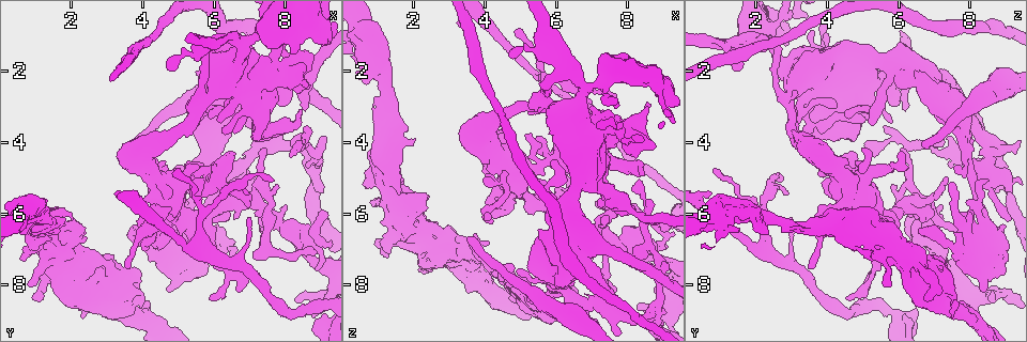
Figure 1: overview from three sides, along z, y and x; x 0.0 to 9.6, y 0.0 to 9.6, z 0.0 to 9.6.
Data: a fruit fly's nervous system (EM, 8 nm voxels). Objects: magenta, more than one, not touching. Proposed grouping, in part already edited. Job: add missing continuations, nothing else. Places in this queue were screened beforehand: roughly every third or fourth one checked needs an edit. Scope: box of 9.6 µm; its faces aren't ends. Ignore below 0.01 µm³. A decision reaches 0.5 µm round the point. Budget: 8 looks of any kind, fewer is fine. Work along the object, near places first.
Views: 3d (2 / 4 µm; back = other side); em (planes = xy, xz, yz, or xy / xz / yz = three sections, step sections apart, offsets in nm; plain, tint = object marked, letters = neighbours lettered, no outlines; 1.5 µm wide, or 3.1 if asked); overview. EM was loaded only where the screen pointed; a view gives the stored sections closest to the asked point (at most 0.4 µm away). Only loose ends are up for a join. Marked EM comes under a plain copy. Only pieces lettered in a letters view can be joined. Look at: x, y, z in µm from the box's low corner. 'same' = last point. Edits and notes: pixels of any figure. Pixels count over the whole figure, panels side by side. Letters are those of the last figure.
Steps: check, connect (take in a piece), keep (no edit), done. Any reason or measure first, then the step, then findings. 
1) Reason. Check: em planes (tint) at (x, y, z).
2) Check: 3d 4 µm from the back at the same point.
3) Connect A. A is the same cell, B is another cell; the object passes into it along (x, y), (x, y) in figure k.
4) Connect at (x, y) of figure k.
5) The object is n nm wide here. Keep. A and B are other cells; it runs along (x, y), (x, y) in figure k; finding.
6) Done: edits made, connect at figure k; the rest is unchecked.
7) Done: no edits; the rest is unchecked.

Thin end. Check: 3d 4 µm at (5.00, 4.75, 0.80).

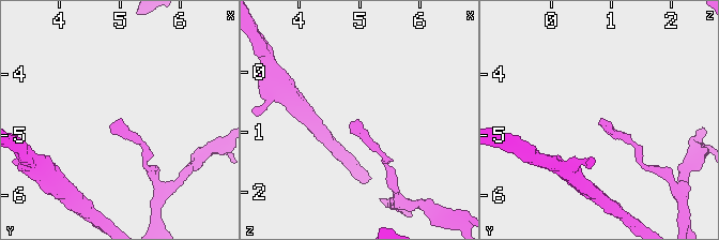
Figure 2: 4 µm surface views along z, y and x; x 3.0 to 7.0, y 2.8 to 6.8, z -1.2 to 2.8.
Need the tissue. Check: em planes (letters) at (5.00, 4.75, 0.90).

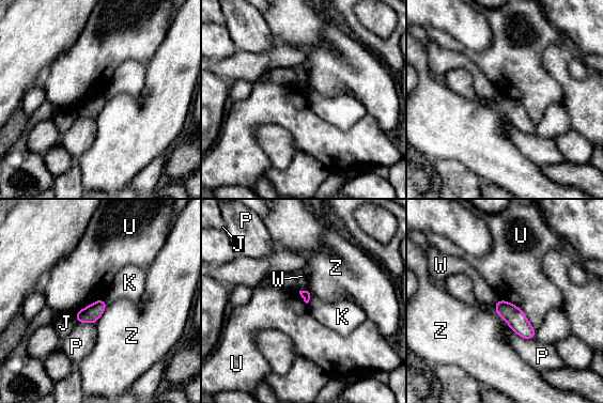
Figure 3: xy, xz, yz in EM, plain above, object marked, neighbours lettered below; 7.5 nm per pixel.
The longest contact is with U, 380 nm. Keep. J, K, P, U, W and Z are other cells; no lettered piece goes on from it.

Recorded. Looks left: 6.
Branch stops here. Check: em xy step 4 (tint) at (0.85, 6.50, 4.00).

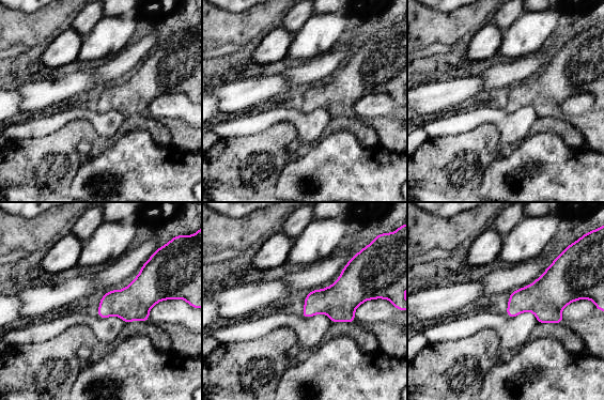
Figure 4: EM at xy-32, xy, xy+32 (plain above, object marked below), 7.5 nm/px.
Check: em yz step 4 (letters) at the same point.

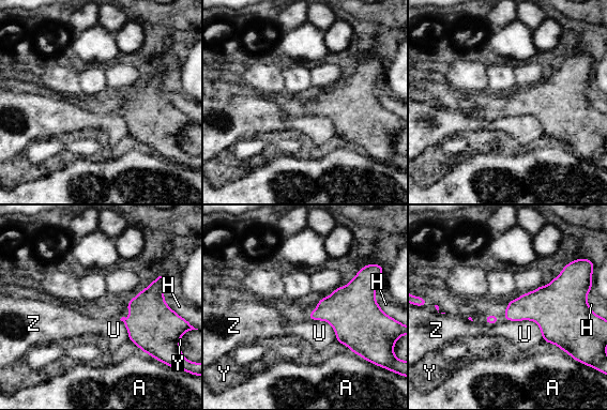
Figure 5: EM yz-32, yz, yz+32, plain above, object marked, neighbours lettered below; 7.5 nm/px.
The longest contact is with U, 300 nm. Keep. A, H, U, Y and Z are other cells; a border runs along (509, 320), (533, 320), (542, 338) in figure 5; no lettered piece goes on from it.

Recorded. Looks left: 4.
Tapers out. Check: em planes (letters) at (6.00, 8.45, 4.60).

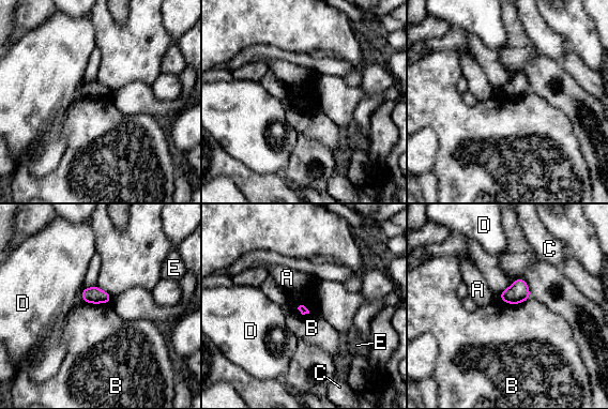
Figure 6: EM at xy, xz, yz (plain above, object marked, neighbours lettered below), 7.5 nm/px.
Keep. A, B, C, D and E are other cells; a border runs along (530, 298), (517, 303), (499, 299) in figure 6; none of them fits.

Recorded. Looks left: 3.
Done: no edits; the rest is unchecked.

